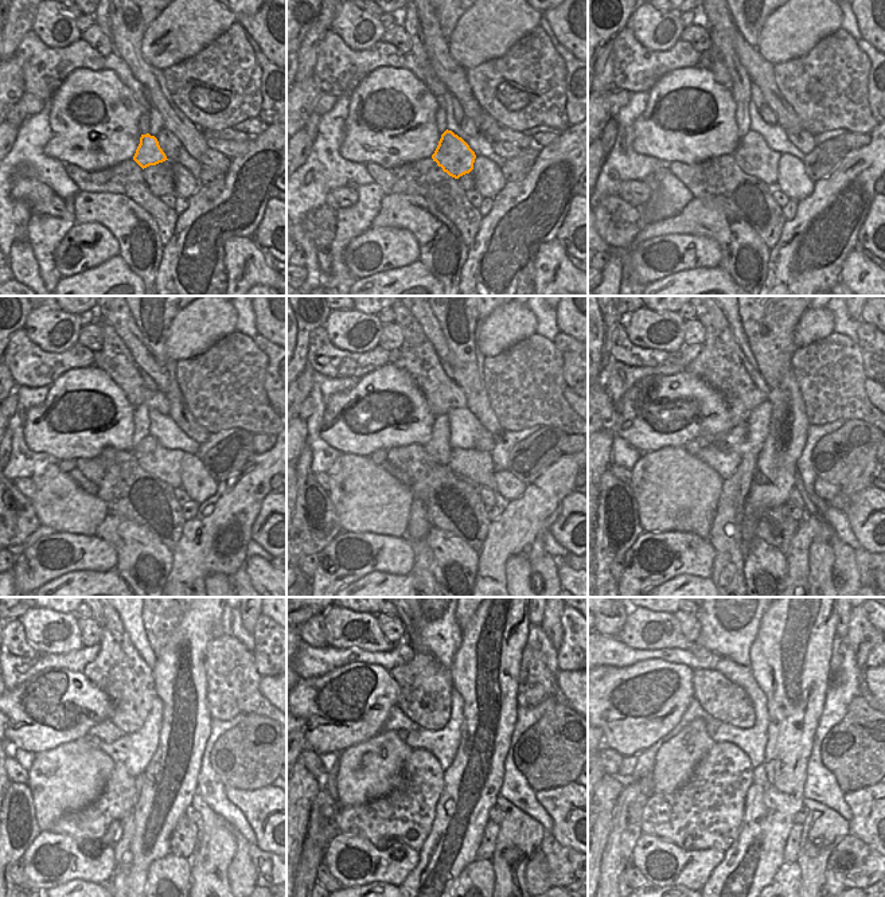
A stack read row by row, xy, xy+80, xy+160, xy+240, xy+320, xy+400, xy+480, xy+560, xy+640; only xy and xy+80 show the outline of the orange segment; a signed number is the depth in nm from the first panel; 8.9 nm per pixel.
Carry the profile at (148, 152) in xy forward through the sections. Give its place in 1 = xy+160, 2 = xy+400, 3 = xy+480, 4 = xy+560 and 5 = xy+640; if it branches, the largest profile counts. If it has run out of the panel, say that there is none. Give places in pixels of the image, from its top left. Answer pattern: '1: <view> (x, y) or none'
1: xy+160 (753, 158)
2: xy+400 (810, 510)
3: xy+480 (241, 870)
4: xy+560 (537, 870)
5: xy+640 (827, 870)

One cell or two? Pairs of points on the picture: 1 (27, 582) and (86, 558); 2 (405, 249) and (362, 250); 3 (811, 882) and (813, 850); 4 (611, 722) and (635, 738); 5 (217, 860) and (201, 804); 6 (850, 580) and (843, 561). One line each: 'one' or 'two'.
1: one
2: one
3: one
4: one
5: one
6: one

